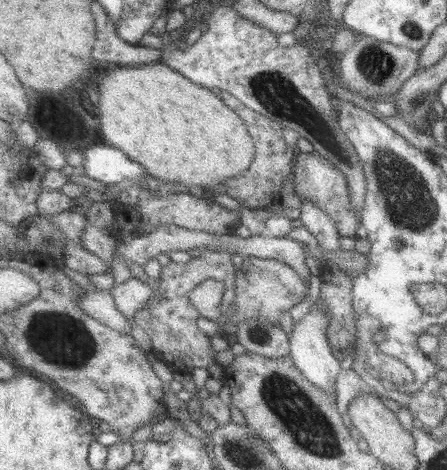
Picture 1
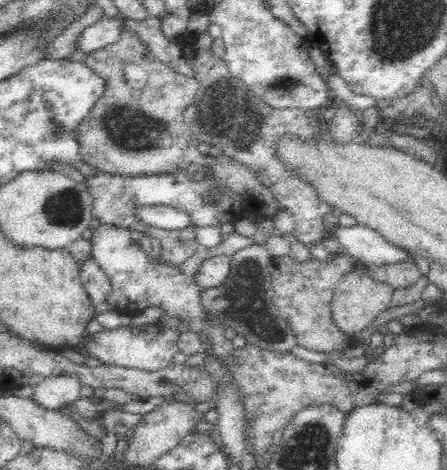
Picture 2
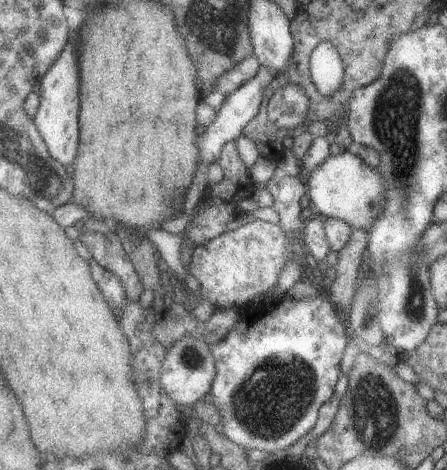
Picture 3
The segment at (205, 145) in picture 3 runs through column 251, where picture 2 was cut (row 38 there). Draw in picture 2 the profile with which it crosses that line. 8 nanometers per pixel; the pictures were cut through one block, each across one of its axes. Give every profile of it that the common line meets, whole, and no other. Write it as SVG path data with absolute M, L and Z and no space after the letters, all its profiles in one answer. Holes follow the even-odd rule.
M120 14L118 16L104 16L100 18L96 24L92 24L90 28L86 28L80 36L80 50L84 54L92 54L96 50L102 50L110 44L116 44L122 36L124 30L128 30L126 24L126 18L122 18Z

